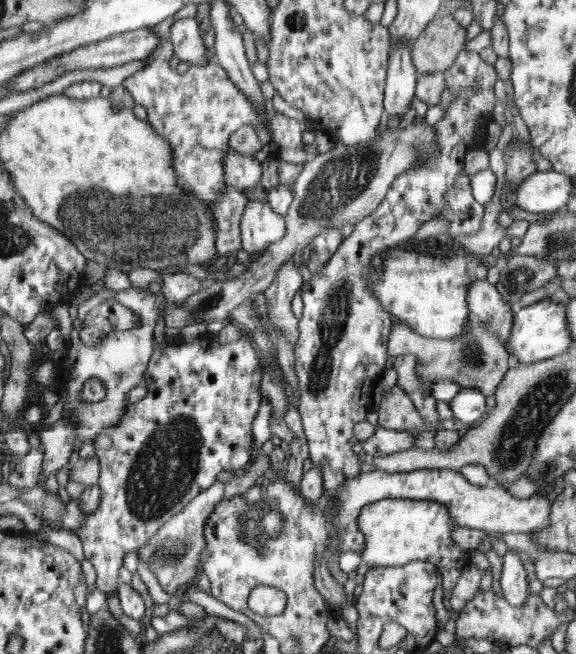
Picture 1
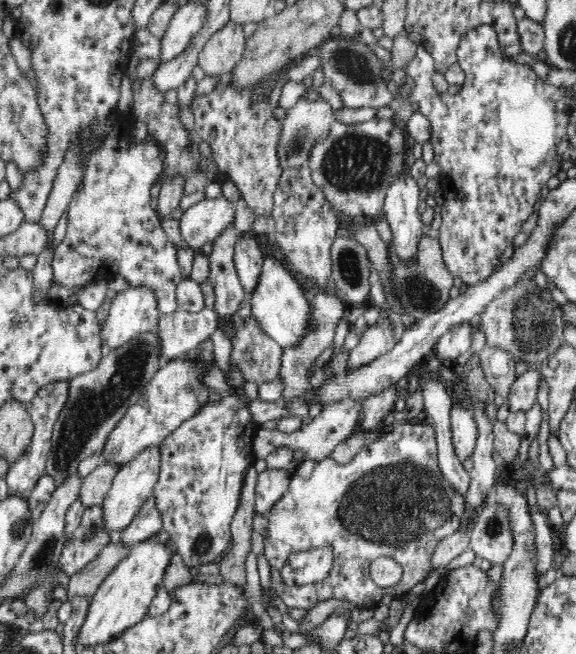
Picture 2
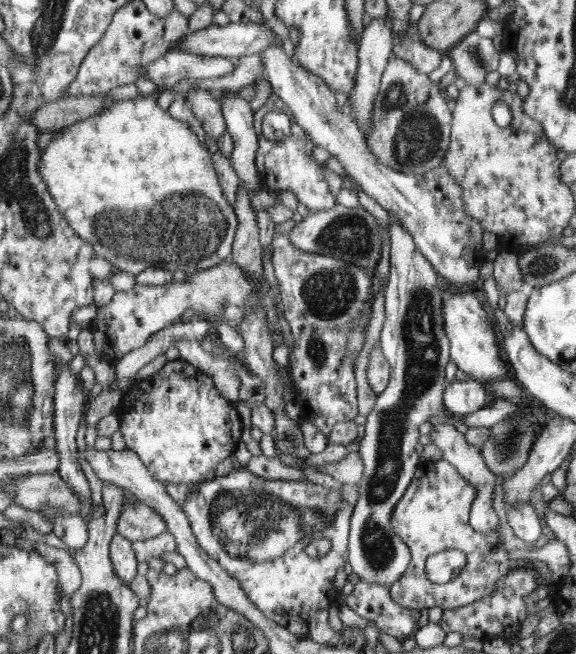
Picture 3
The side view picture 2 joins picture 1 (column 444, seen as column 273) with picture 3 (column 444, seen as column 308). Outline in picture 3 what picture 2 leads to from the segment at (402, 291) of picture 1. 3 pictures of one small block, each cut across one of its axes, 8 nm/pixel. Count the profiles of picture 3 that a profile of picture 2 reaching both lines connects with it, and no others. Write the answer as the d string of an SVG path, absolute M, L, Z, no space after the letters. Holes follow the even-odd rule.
M449 288L449 298L446 298L445 308L442 309L445 320L445 333L450 338L450 357L462 372L479 383L493 382L497 378L506 378L508 370L504 360L500 358L500 350L496 344L496 336L490 328L488 312L482 308L480 300L471 290L456 290Z

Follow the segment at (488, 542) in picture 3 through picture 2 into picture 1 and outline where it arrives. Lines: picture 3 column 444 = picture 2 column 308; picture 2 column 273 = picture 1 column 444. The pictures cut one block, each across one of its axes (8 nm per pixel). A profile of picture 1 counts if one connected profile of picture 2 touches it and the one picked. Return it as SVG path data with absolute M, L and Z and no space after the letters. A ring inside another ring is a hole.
M382 499L362 507L358 515L358 528L366 538L366 546L361 551L361 559L370 568L400 567L414 561L428 561L436 564L444 575L444 589L453 590L465 567L470 564L470 552L460 548L456 542L450 546L450 512L444 504L432 500Z

